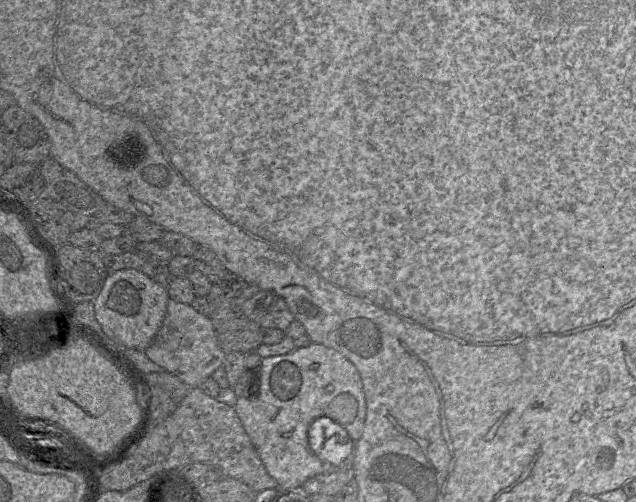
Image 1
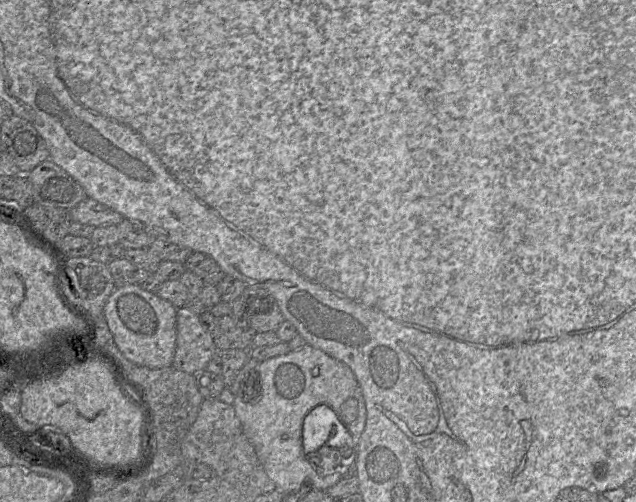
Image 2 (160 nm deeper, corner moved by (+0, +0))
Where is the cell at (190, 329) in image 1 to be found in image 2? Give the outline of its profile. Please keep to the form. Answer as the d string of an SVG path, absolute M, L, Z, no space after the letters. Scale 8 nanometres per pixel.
M185 307L177 308L176 347L172 366L189 374L205 369L216 355L214 342L199 315Z

